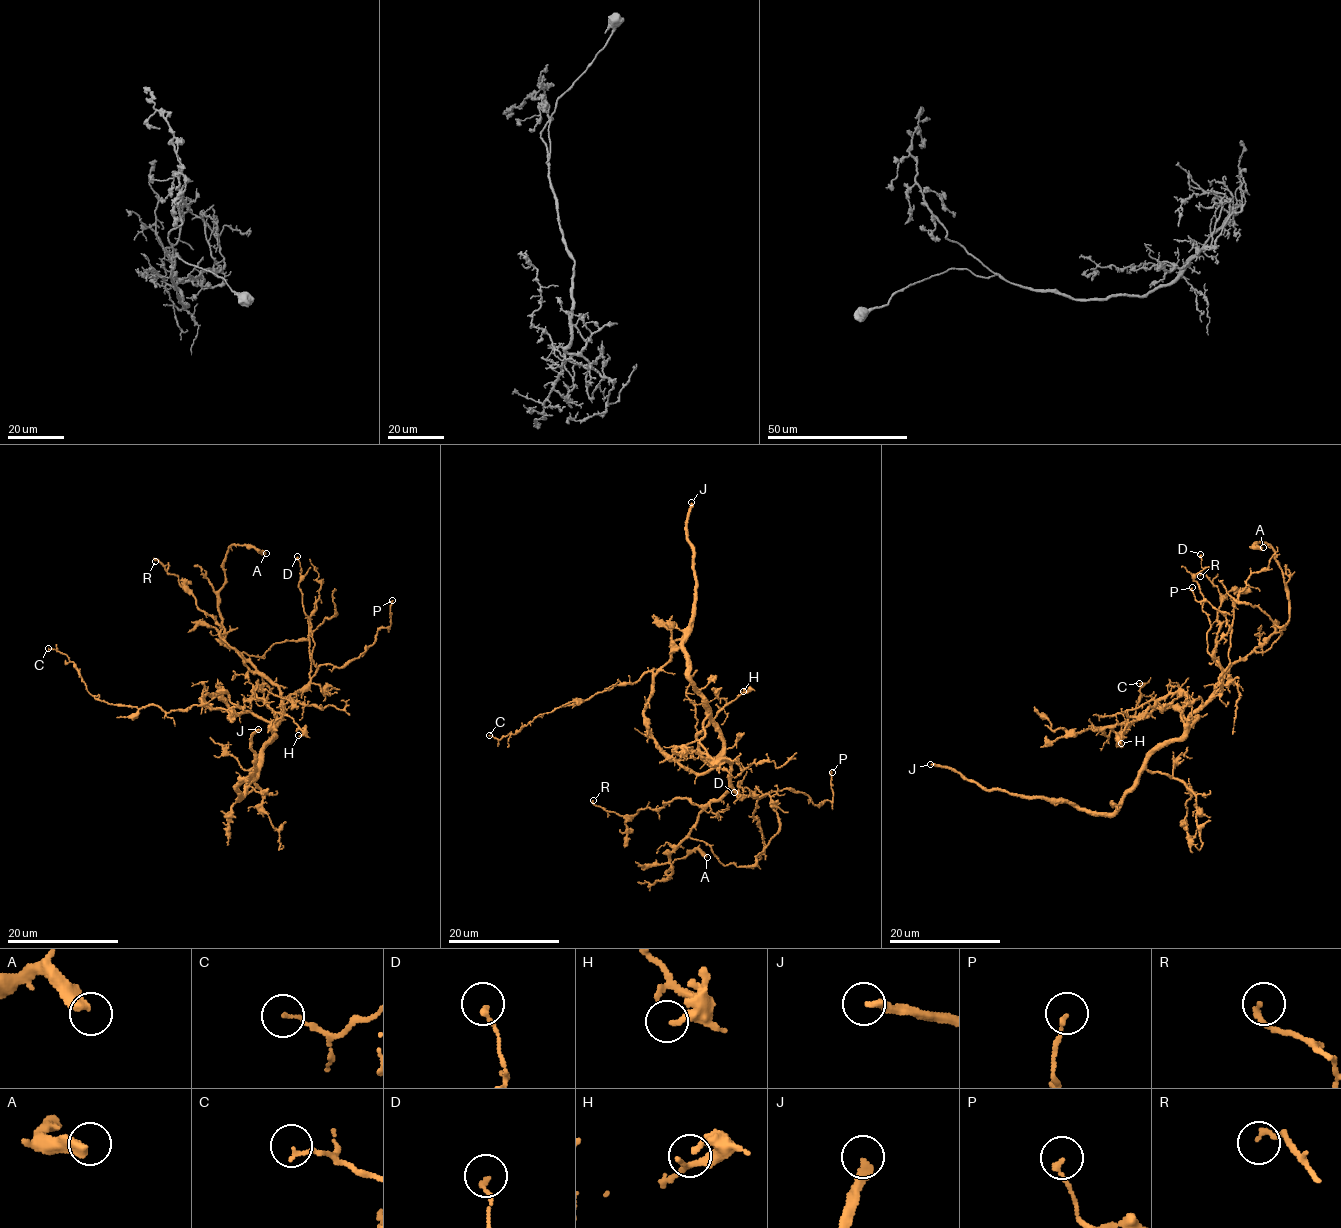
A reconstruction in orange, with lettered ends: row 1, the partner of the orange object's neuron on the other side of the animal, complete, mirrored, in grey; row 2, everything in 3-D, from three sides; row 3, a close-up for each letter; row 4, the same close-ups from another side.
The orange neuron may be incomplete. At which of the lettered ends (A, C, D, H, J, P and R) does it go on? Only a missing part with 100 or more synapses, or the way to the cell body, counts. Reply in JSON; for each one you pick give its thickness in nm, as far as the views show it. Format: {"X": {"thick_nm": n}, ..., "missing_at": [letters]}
{"J": {"thick_nm": 300}, "missing_at": ["J"]}

